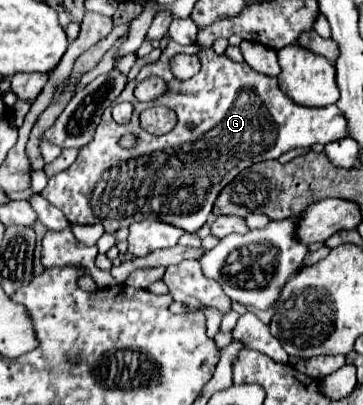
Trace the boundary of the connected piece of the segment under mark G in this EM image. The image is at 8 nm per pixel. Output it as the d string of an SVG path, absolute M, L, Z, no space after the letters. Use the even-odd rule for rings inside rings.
M171 41L169 47L161 53L161 59L157 63L145 65L139 71L139 75L131 83L127 83L123 93L113 101L113 103L121 103L121 101L133 103L135 111L133 111L131 121L127 125L115 123L111 117L111 105L109 105L103 111L101 123L95 131L95 137L91 139L91 143L87 143L79 151L77 161L69 169L65 169L49 179L49 183L41 191L41 195L49 203L59 207L71 225L101 223L105 227L105 233L115 233L119 227L129 227L133 221L157 219L157 221L175 225L187 233L195 233L197 229L201 229L207 223L213 203L215 203L217 195L221 193L221 189L235 175L239 175L239 171L243 171L245 167L261 163L261 161L269 161L269 159L279 159L283 153L287 153L291 149L313 147L315 143L327 145L327 143L343 139L347 135L347 121L341 115L337 105L327 105L323 109L307 109L303 105L295 105L295 101L291 101L279 89L277 77L267 77L263 73L257 73L247 63L235 63L225 55L217 55L213 49L199 53L201 69L197 75L193 75L187 81L175 79L171 73L171 67L169 67L171 57L175 53L191 53L191 49L199 49L199 47L195 43L183 47L175 41ZM153 75L167 81L169 93L165 93L163 97L159 97L153 103L137 101L133 95L135 85ZM153 105L165 105L177 113L179 121L177 121L177 127L173 127L173 131L157 137L157 135L151 135L145 129L141 129L139 115L143 109L153 107ZM125 133L133 133L139 139L137 147L131 151L119 147L119 143L117 143Z

